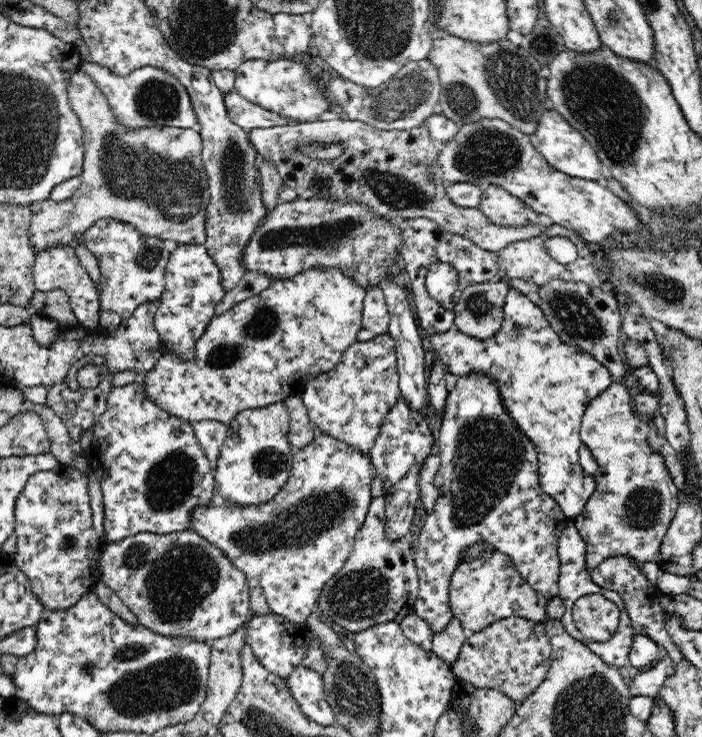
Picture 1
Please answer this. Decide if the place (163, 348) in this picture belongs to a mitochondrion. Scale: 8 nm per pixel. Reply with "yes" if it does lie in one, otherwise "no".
no

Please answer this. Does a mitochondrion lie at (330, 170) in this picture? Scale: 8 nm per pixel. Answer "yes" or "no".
no

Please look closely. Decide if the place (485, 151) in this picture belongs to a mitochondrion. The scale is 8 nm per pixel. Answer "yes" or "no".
yes

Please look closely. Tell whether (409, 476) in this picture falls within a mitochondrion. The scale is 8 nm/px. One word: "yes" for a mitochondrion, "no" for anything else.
no

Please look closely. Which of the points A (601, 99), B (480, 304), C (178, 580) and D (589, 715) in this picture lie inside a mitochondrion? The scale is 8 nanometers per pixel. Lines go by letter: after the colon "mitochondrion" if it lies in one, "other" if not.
A: mitochondrion
B: mitochondrion
C: mitochondrion
D: mitochondrion

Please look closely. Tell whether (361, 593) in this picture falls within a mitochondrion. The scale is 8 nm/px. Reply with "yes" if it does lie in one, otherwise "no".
yes

